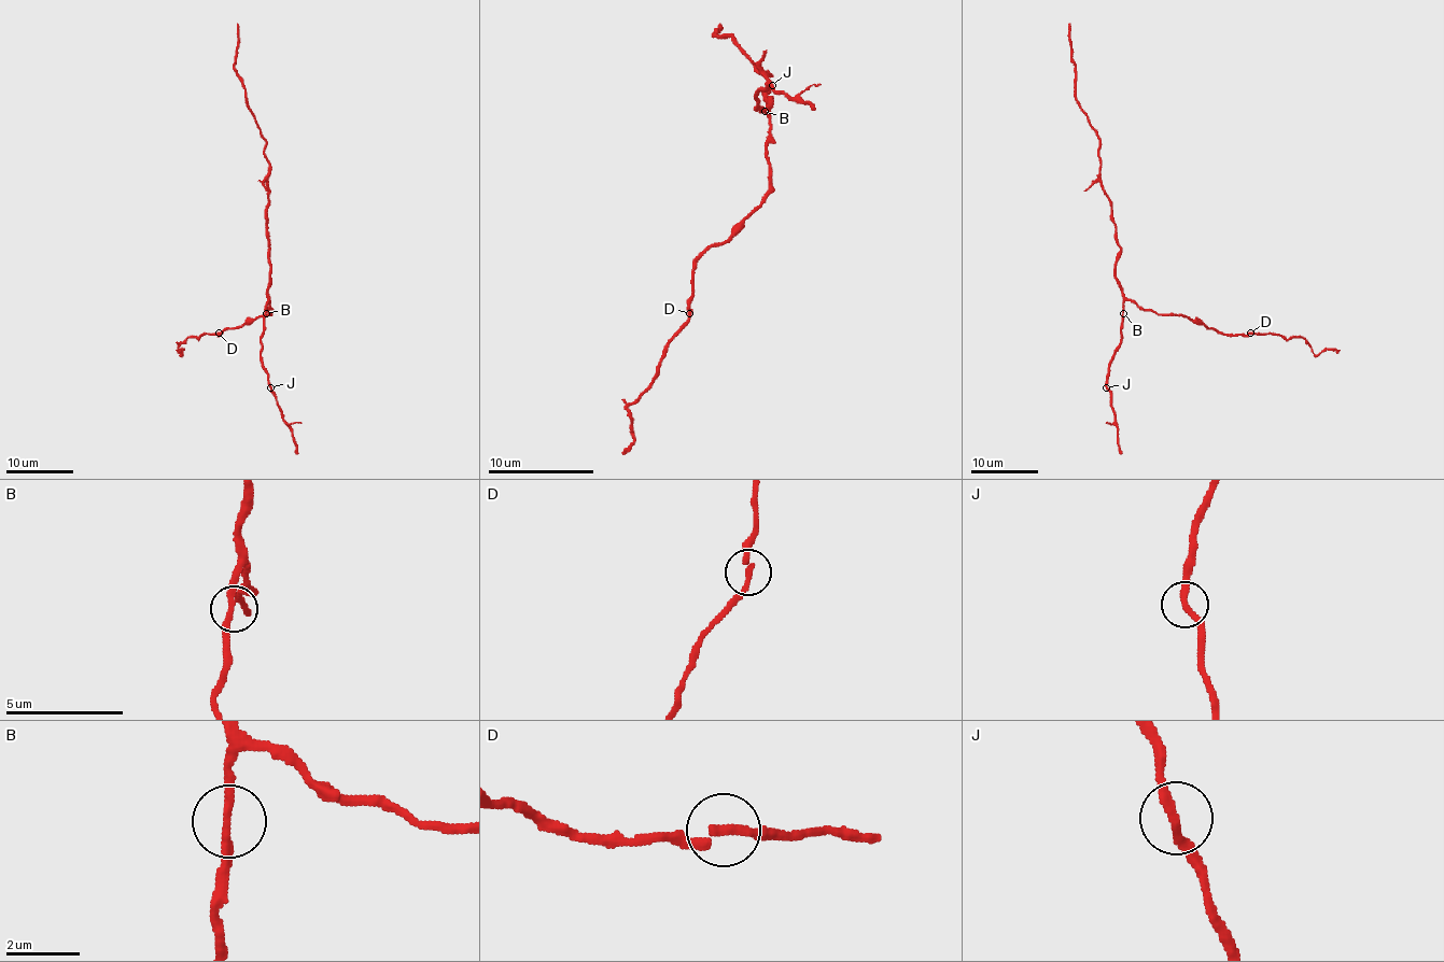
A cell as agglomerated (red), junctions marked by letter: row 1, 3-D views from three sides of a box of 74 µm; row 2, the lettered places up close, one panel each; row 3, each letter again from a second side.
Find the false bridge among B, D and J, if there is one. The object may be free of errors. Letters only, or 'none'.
none

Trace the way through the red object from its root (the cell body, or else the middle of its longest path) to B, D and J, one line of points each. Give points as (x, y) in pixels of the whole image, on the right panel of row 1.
B: (1121, 285), (1123, 313)
D: (1121, 285), (1123, 293), (1143, 308), (1158, 313), (1181, 313), (1223, 334), (1250, 334)
J: (1121, 285), (1121, 343), (1109, 365), (1106, 387)

